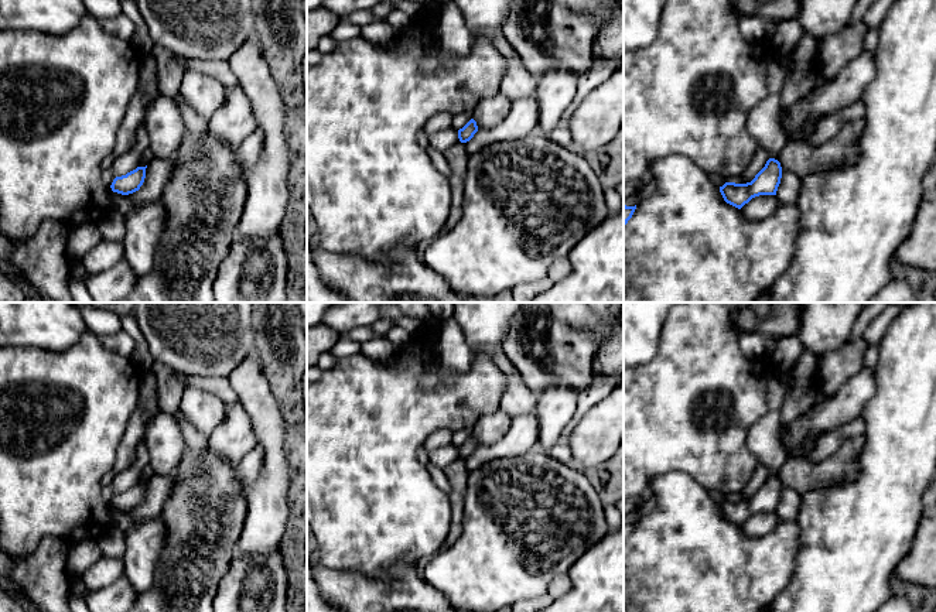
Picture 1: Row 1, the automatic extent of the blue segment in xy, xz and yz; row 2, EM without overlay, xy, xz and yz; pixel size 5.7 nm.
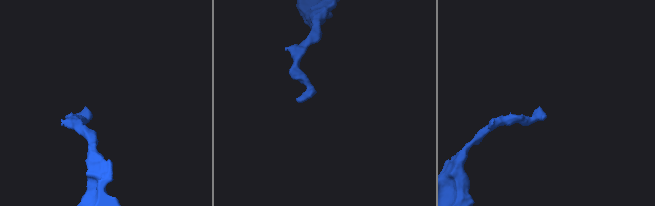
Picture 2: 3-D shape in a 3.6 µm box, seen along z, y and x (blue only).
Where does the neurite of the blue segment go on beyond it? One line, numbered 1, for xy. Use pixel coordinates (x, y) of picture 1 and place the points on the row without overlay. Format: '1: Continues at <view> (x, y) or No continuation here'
1: No continuation here

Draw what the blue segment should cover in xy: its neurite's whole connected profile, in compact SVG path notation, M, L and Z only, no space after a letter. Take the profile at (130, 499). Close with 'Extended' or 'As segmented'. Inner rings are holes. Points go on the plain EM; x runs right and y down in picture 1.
M137 483L126 492L116 493L110 502L113 509L129 512L140 506L146 495L146 483Z. As segmented

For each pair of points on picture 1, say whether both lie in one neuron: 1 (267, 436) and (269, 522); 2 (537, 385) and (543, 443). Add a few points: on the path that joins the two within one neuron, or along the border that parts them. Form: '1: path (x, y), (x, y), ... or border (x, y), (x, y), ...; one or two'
1: path (272, 457), (269, 501); one
2: border (571, 389), (550, 386), (537, 396); two

